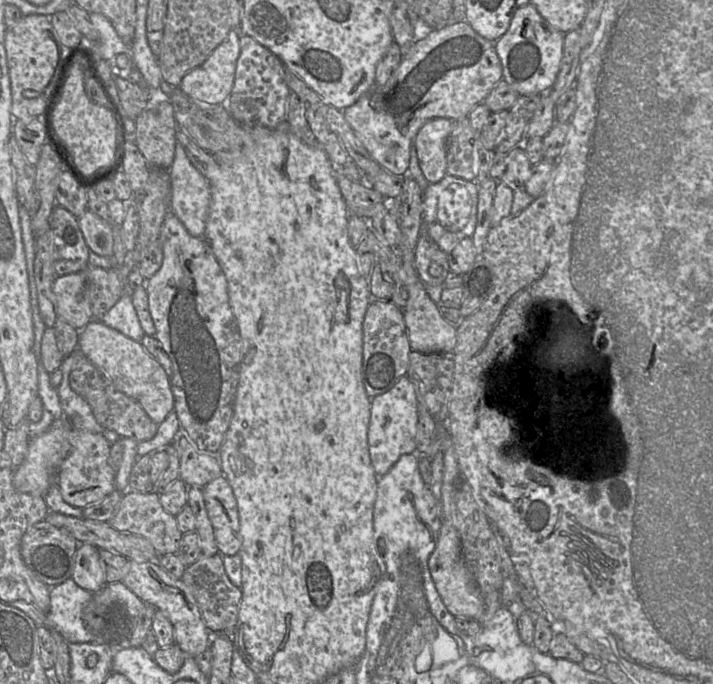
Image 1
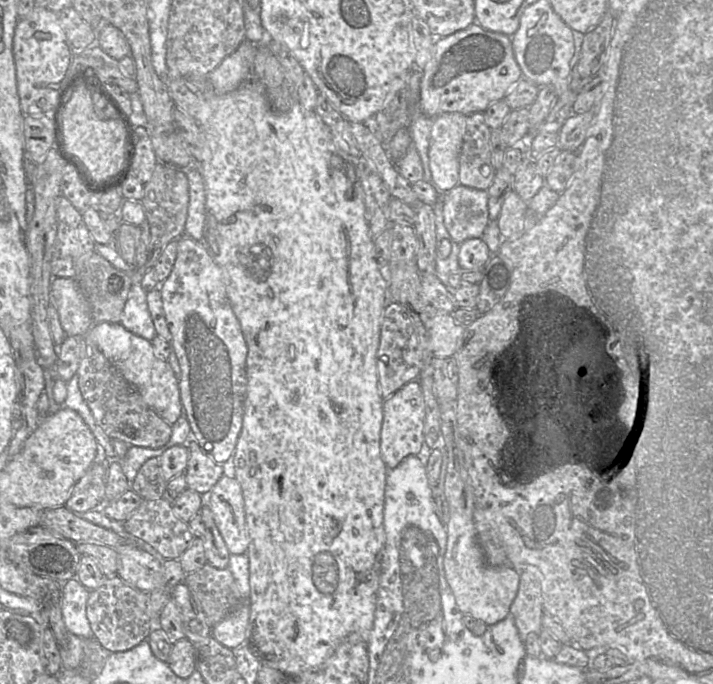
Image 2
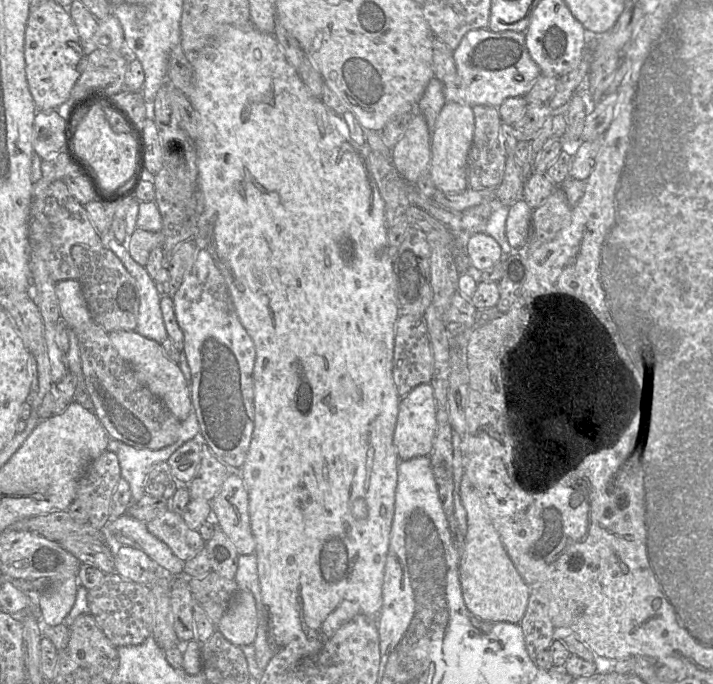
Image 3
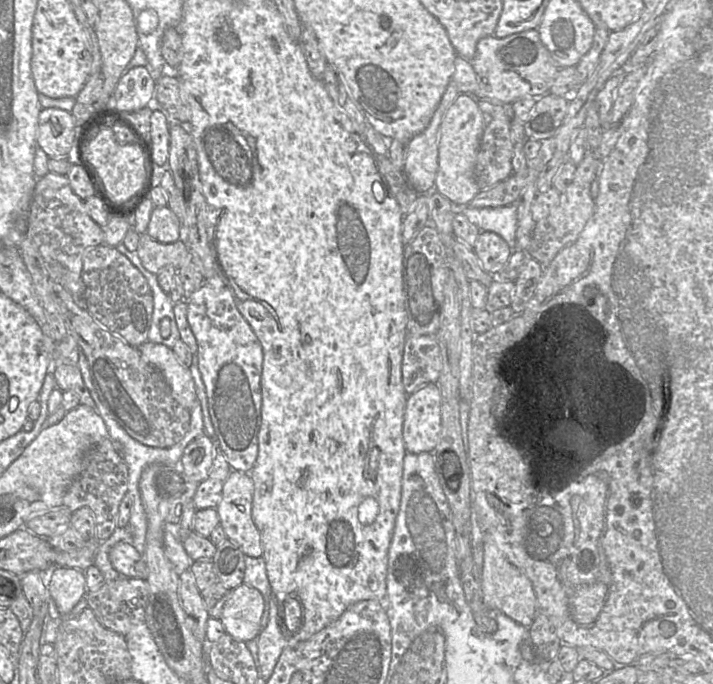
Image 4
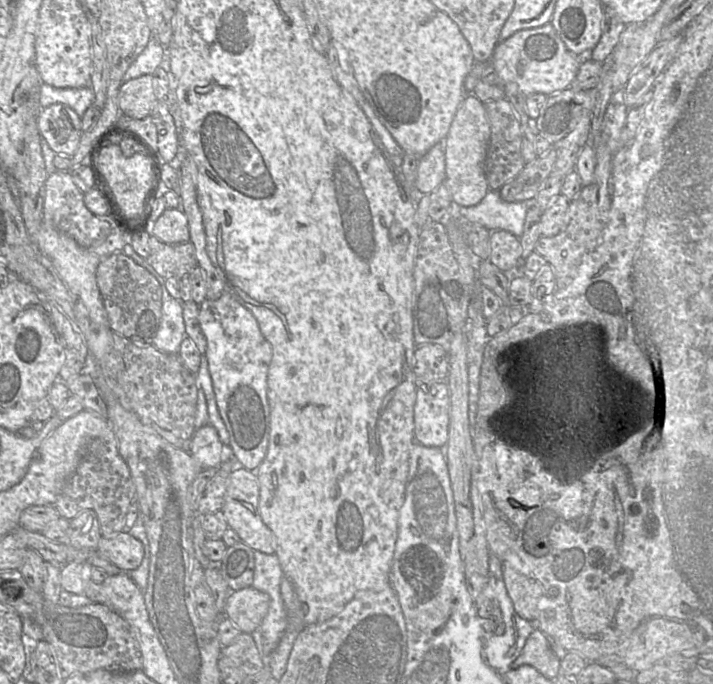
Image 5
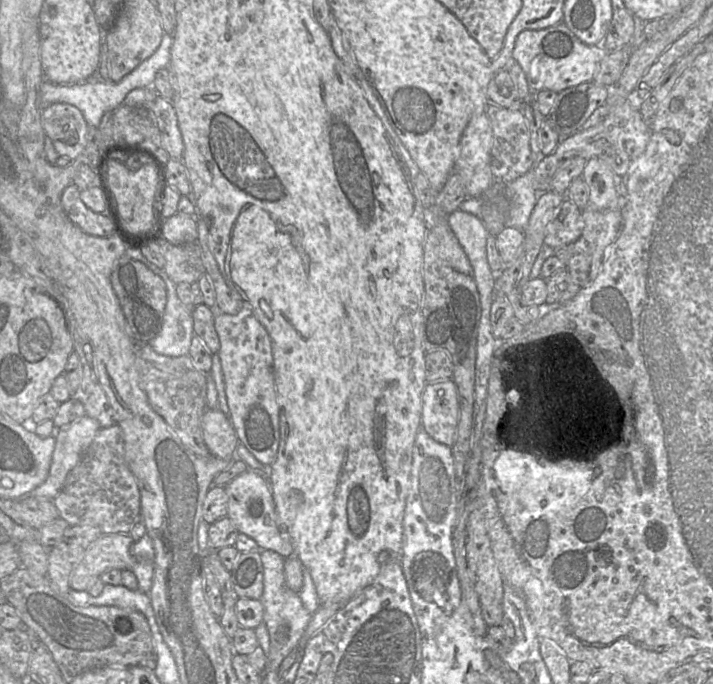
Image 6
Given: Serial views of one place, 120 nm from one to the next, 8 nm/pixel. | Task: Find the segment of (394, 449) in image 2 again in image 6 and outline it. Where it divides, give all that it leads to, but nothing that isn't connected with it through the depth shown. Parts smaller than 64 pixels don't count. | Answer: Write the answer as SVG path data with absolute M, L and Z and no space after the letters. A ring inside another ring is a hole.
M453 380L427 383L422 394L421 427L436 442L451 447L456 441L459 397Z

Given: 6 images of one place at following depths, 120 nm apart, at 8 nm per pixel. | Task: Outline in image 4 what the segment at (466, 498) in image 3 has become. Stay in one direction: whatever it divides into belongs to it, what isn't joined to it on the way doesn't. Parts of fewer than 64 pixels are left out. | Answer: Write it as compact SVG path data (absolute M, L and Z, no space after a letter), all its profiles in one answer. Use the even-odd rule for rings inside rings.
M483 541L481 592L483 601L489 609L500 611L526 628L533 623L537 614L537 599L531 581L507 554L495 543L488 543L488 541Z

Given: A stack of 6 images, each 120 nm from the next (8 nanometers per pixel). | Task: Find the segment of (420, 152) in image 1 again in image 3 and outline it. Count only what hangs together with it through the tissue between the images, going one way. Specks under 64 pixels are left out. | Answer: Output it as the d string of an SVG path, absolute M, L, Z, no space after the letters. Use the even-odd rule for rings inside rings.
M446 101L431 132L429 176L437 190L446 193L461 193L468 189L467 158L473 141L474 127L472 106Z

